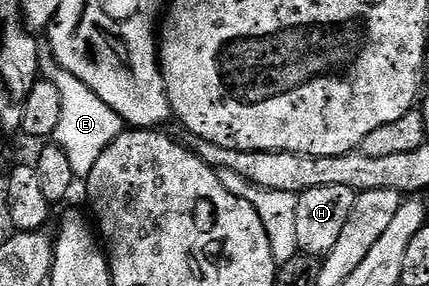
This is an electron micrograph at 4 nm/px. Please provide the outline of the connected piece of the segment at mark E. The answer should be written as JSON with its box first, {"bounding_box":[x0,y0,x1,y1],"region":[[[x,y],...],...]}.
{"bounding_box":[41,56,125,179],"region":[[[44,56],[41,69],[46,80],[52,81],[57,91],[61,91],[61,123],[57,123],[54,144],[59,145],[65,155],[69,155],[75,178],[86,179],[89,171],[93,171],[97,159],[101,159],[101,151],[105,151],[105,147],[109,147],[113,139],[125,132],[125,122],[117,115],[117,111],[113,111],[113,107],[109,107],[109,103],[101,103],[99,96],[93,95],[93,91],[85,87],[85,83],[81,83],[77,75],[60,67],[54,57]]]}

